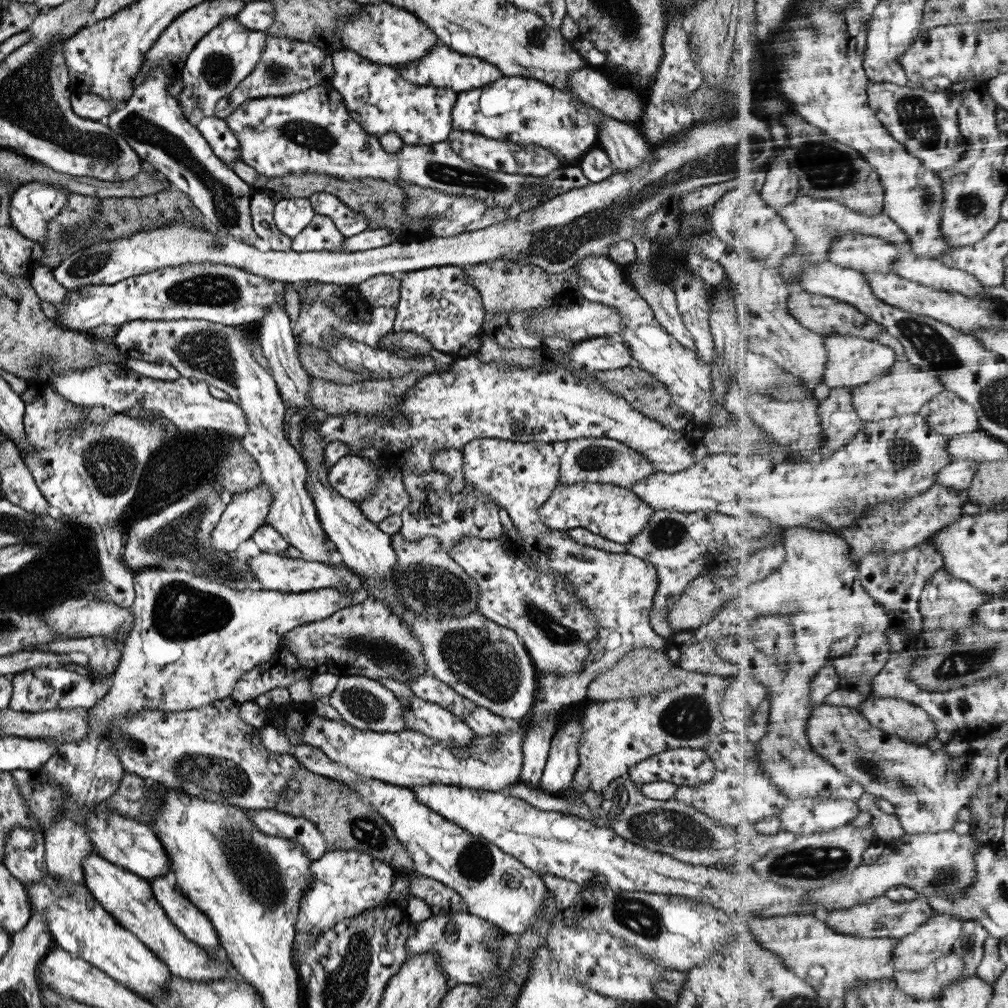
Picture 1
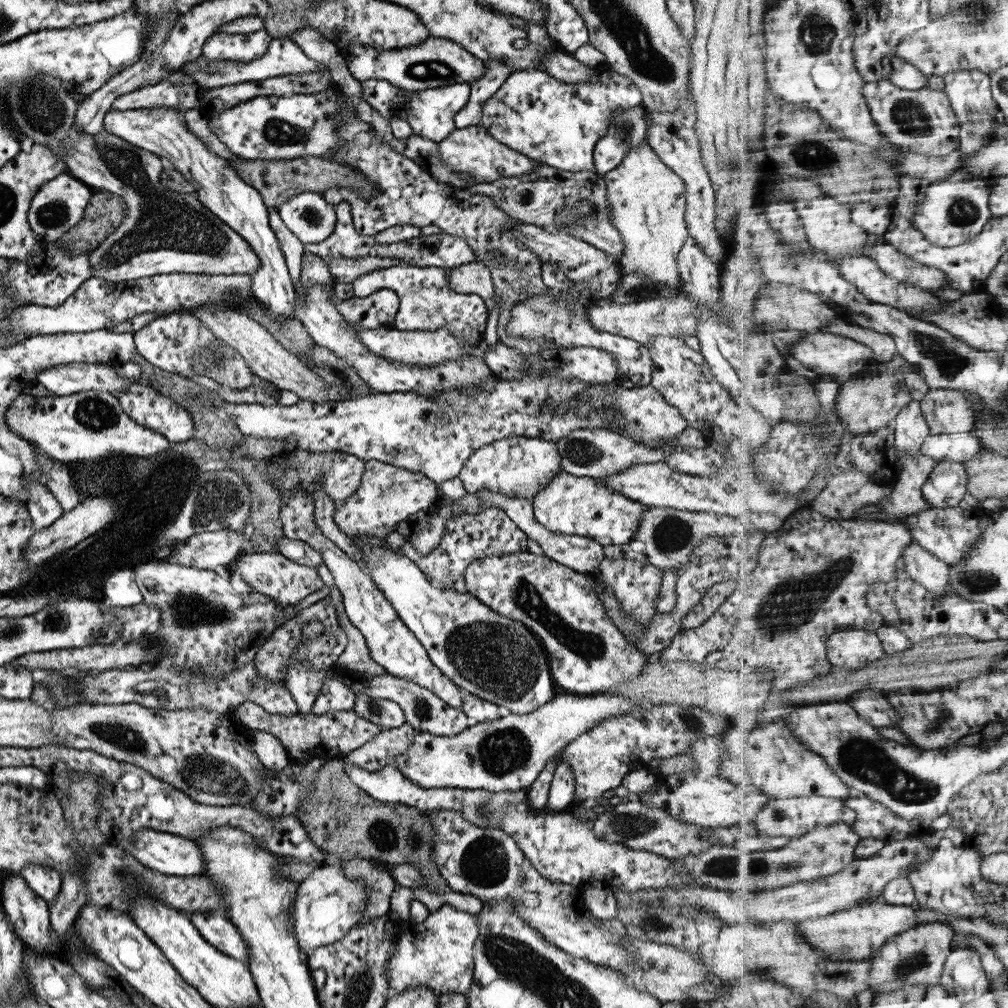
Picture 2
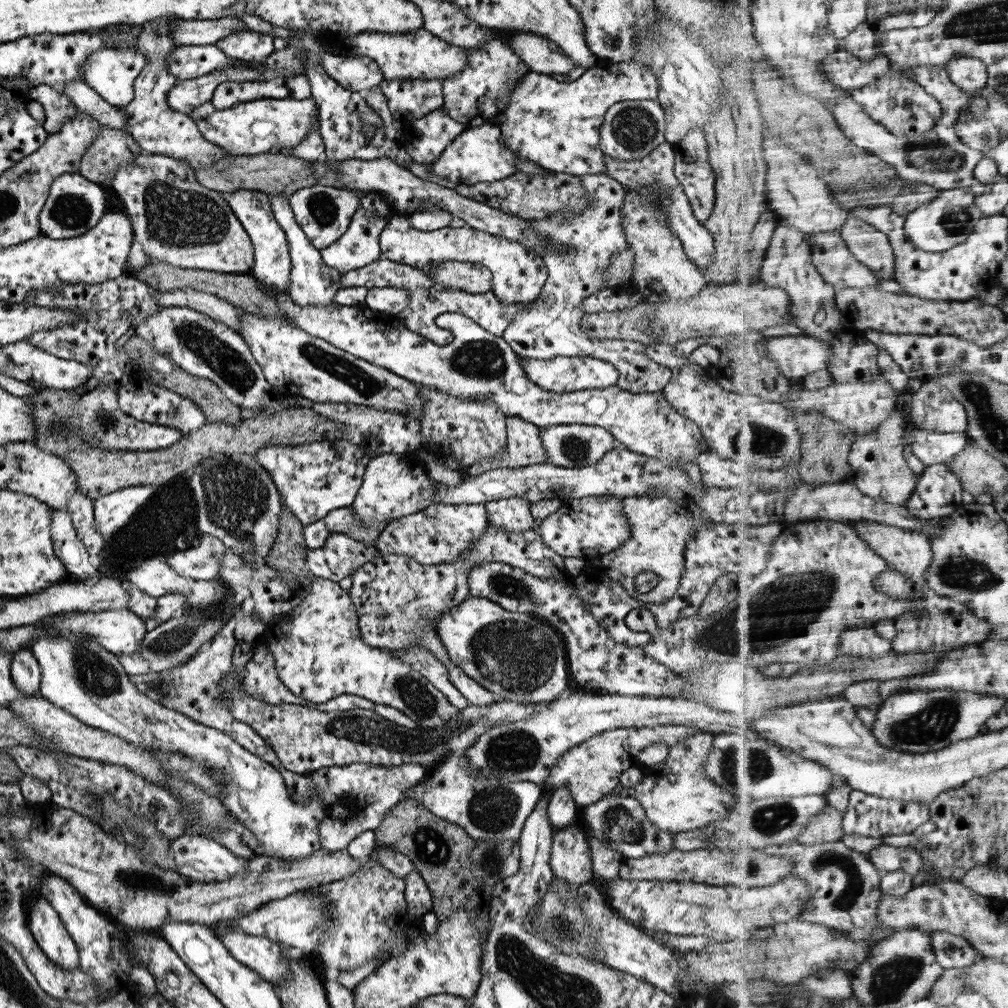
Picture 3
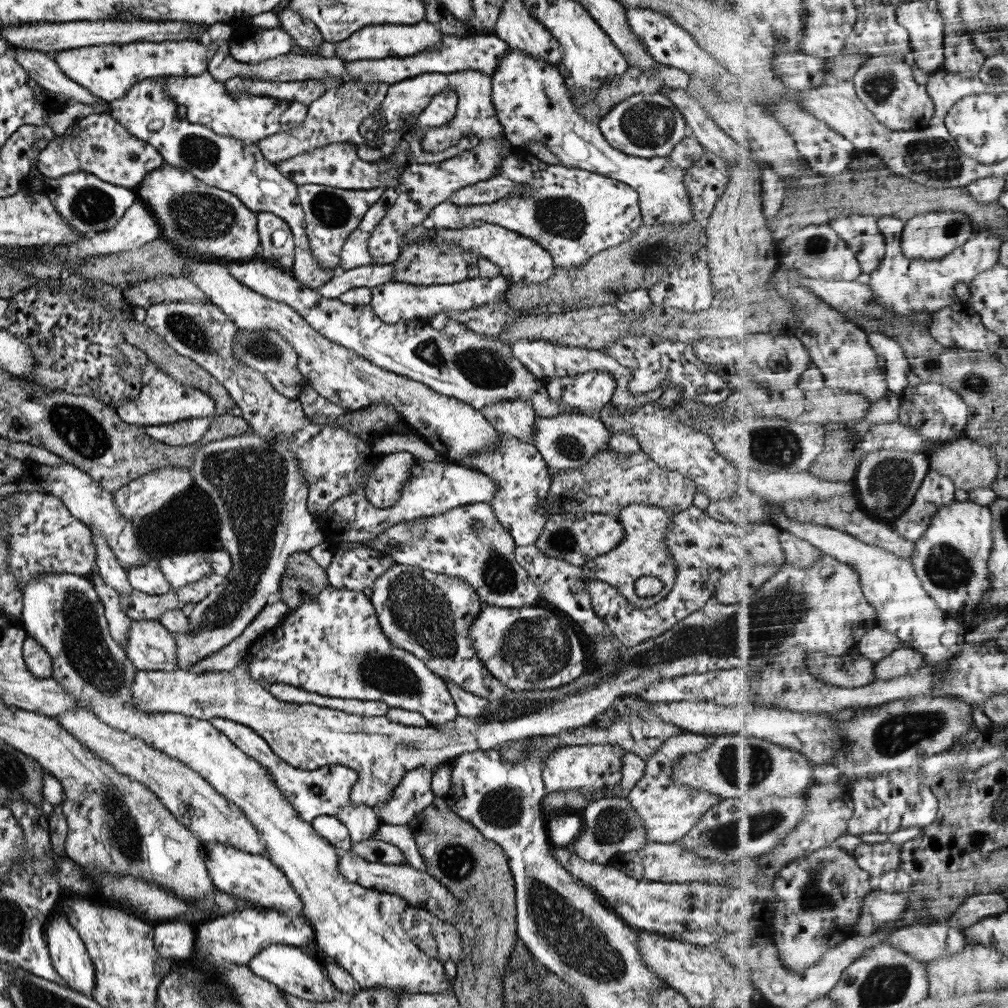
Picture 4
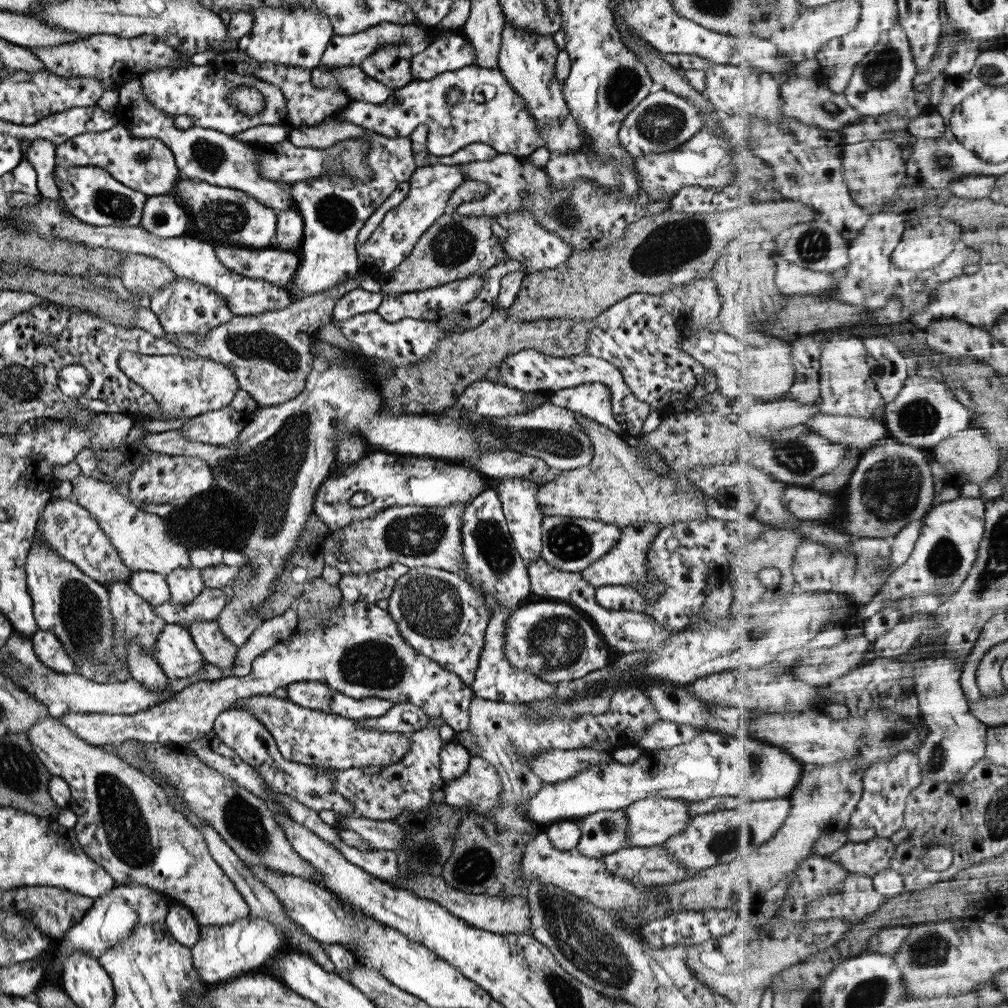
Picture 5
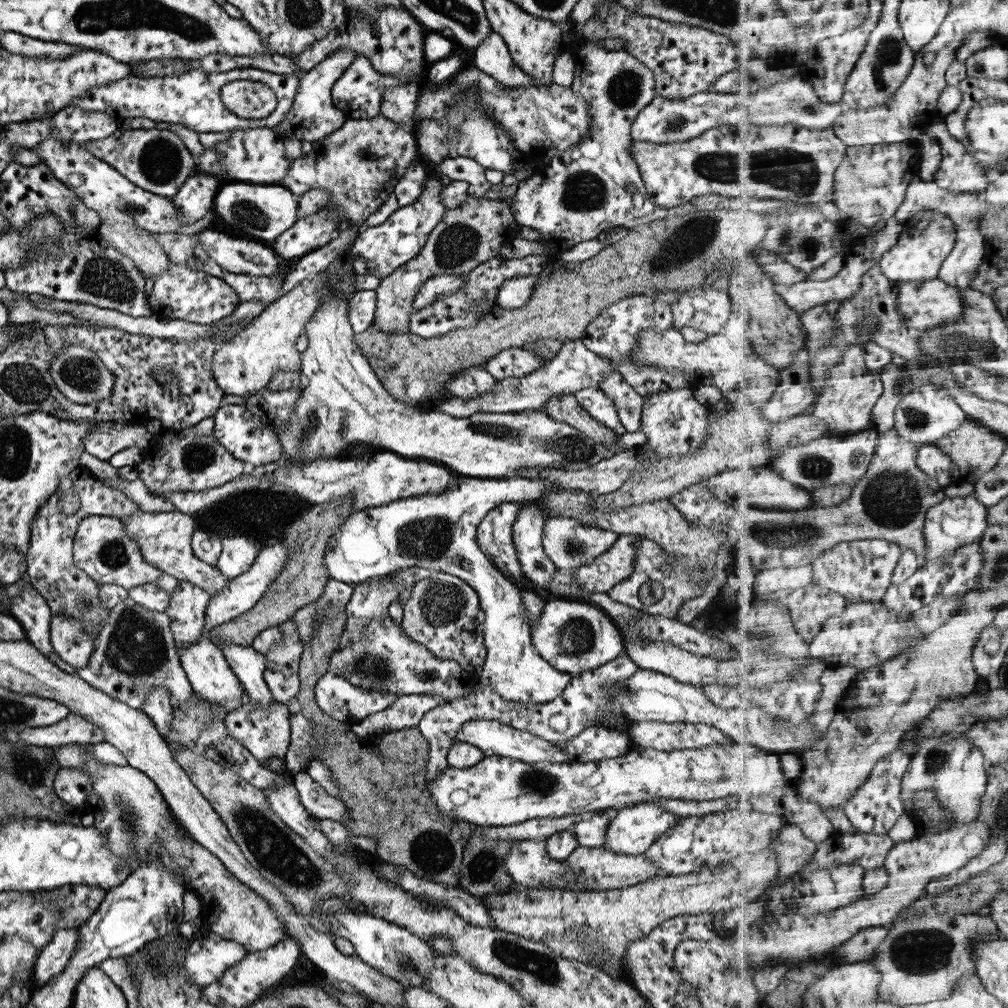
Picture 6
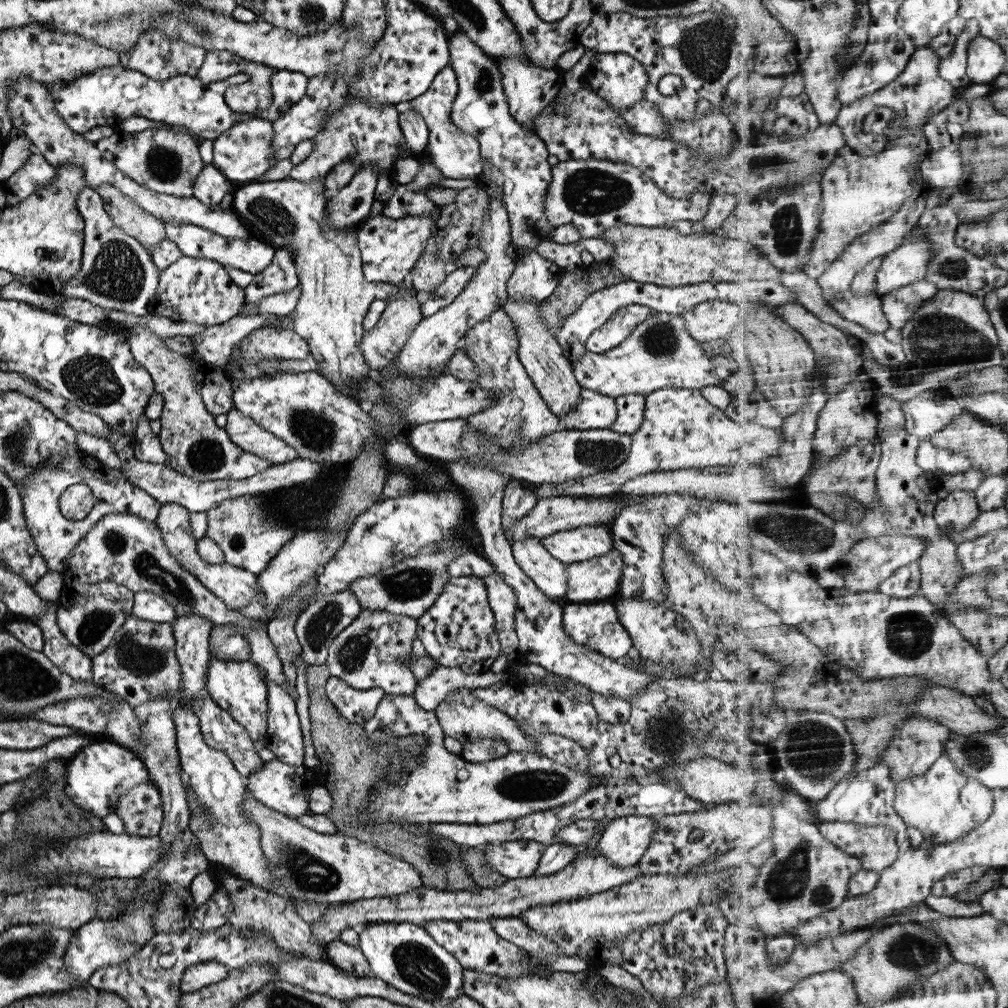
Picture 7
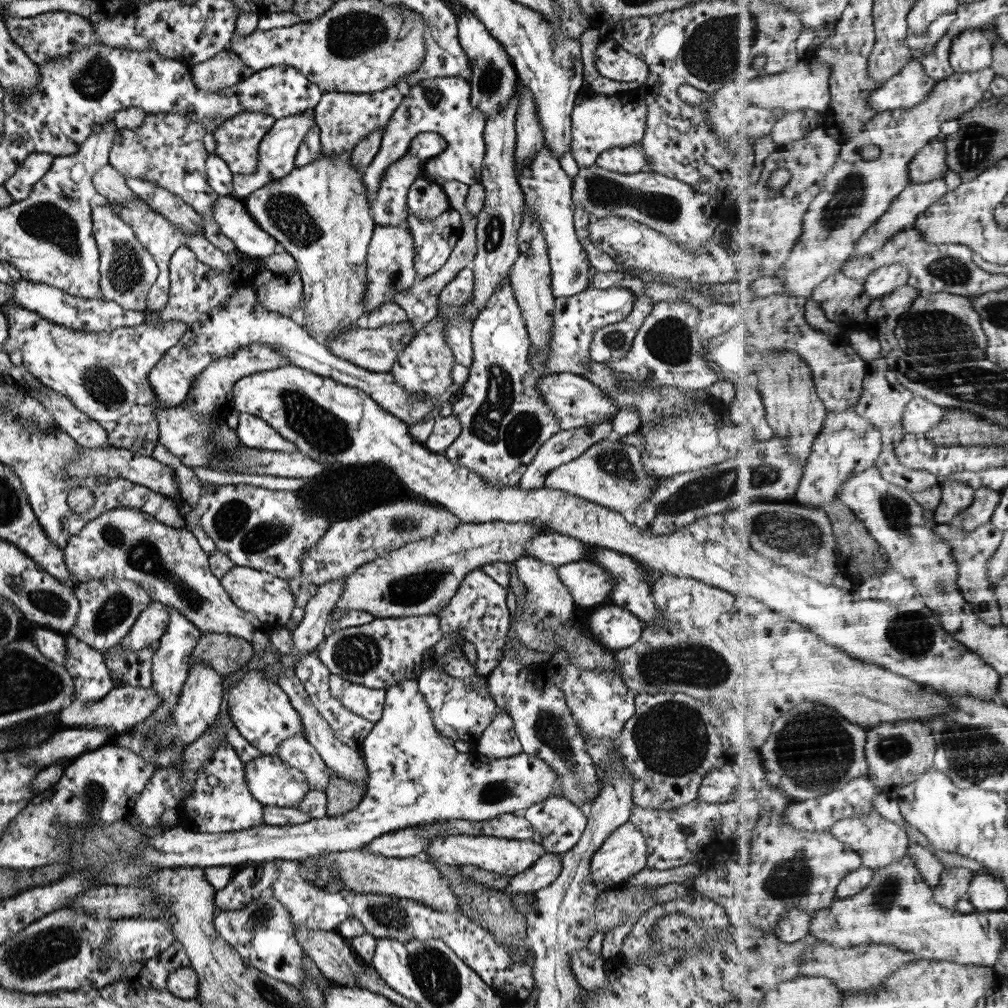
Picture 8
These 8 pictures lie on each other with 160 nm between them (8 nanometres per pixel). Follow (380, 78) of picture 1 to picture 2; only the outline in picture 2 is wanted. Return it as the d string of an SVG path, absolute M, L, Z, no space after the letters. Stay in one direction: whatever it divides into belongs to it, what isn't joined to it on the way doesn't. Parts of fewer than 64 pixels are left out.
M375 78L358 83L360 84L360 99L365 101L374 112L376 110L389 122L392 118L400 118L411 127L413 135L436 143L456 129L453 117L465 106L470 94L470 85L465 83L416 91L403 90L385 80Z

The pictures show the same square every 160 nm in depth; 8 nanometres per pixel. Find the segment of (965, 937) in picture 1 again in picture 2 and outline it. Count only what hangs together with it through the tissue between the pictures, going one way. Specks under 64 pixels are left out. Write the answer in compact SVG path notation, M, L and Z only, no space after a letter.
M971 947L953 950L947 958L941 982L949 992L973 992L977 996L989 992L989 979L982 963L982 954Z

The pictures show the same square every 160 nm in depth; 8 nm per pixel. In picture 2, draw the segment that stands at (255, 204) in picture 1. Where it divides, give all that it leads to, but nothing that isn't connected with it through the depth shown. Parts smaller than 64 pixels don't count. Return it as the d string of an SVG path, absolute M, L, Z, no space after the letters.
M267 207L267 224L280 244L288 275L295 290L296 287L298 288L298 280L301 275L301 258L304 253L302 250L303 244L292 232L287 230L287 227L283 224L273 207Z

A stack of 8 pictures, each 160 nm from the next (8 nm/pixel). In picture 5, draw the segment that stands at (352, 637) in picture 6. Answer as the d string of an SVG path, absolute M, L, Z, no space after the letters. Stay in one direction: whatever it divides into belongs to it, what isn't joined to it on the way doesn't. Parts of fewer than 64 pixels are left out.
M391 564L366 573L340 574L336 587L345 602L363 601L375 605L377 600L391 594L395 581L407 569L403 564Z

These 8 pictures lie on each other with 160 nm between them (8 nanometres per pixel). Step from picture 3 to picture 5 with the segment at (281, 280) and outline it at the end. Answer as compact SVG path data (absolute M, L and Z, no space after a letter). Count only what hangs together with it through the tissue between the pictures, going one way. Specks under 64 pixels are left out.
M296 208L278 211L275 234L270 248L287 250L302 238L303 221Z

